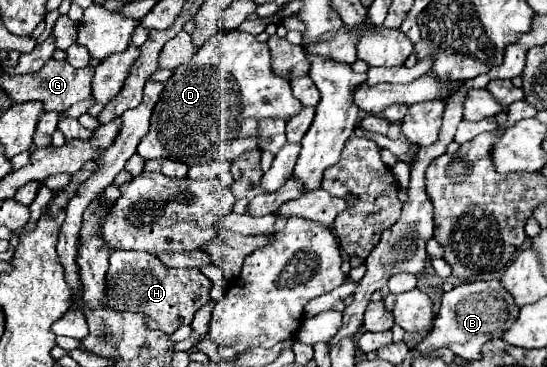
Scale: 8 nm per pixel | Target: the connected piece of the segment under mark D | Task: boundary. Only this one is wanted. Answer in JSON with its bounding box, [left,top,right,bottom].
[137,29,319,165]

